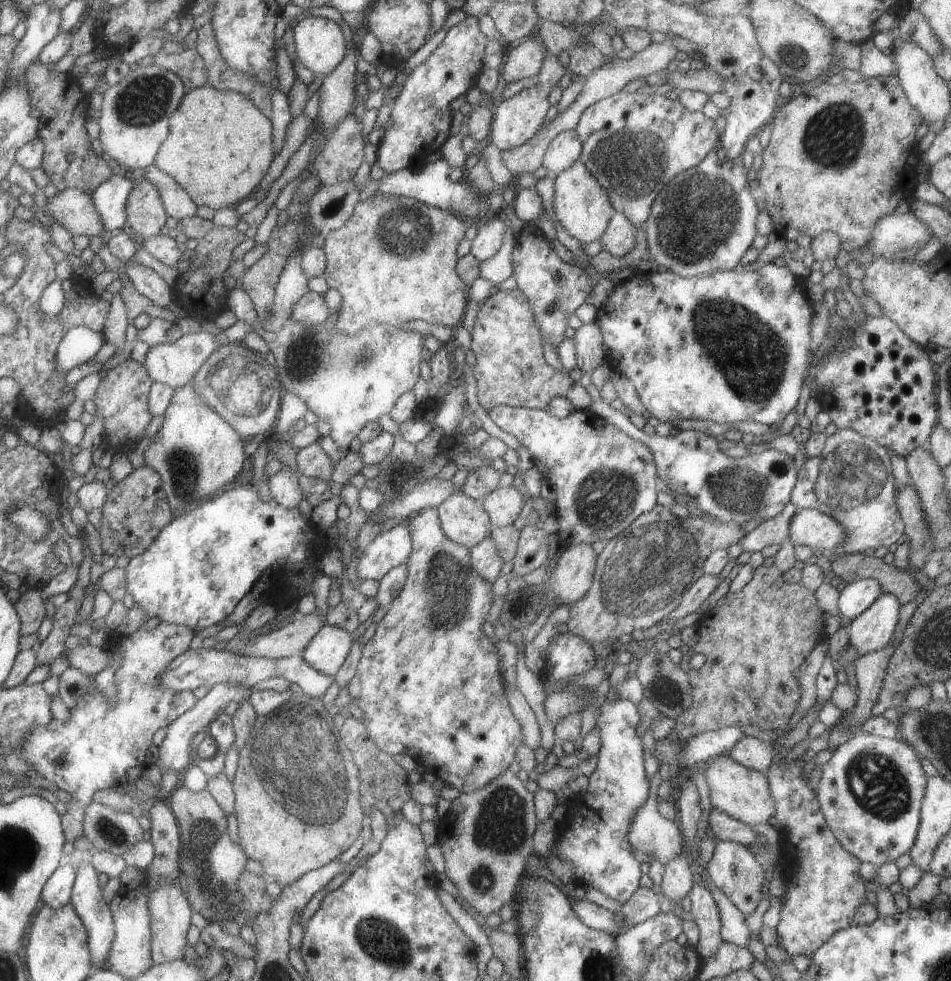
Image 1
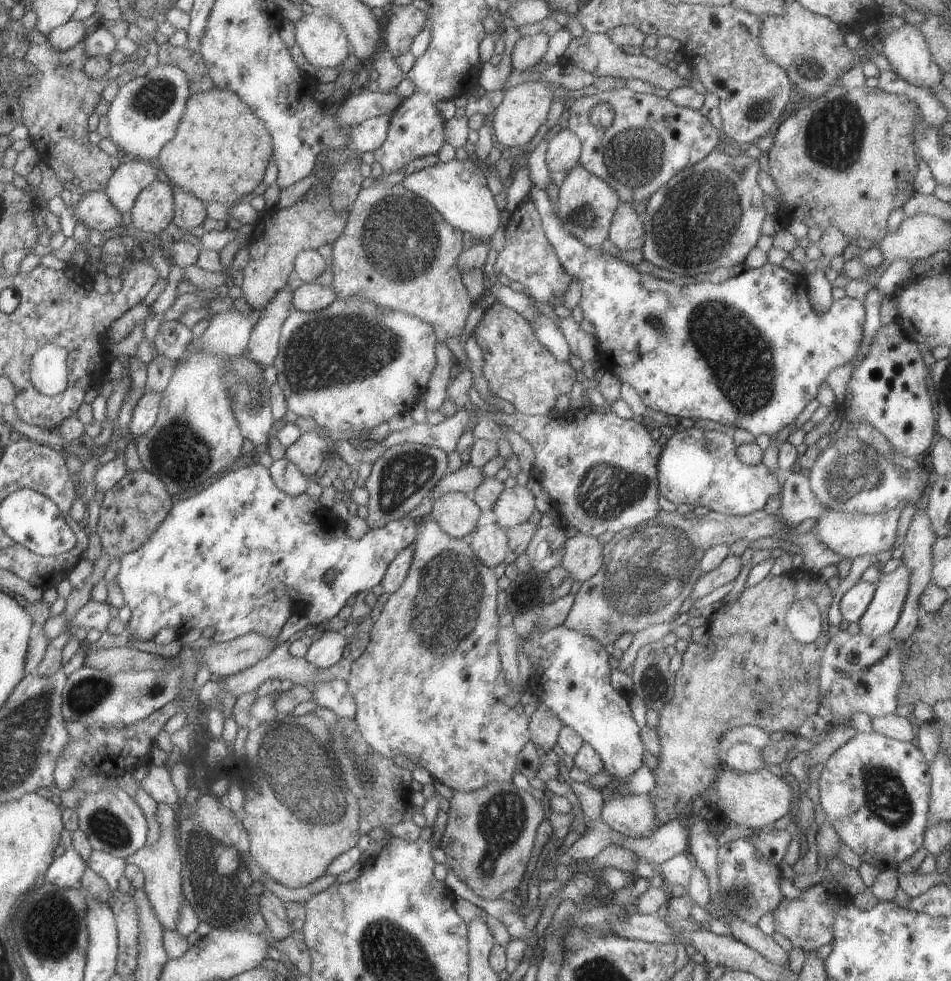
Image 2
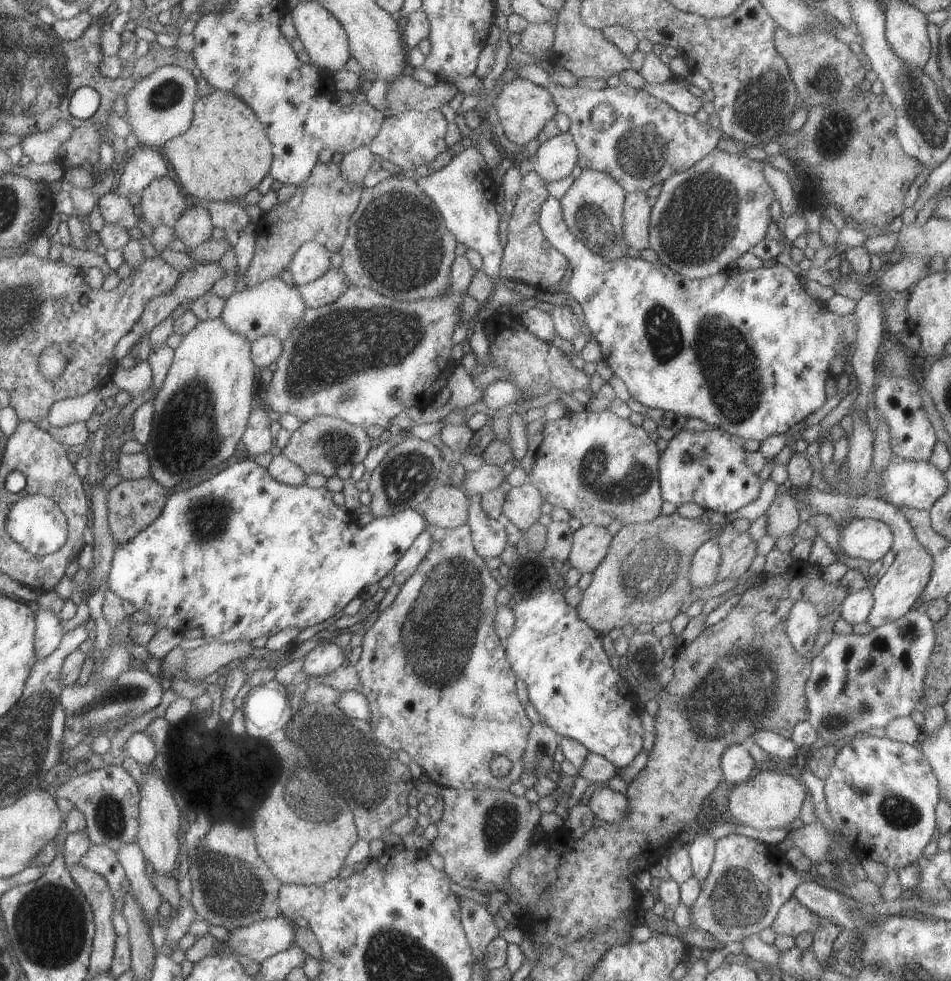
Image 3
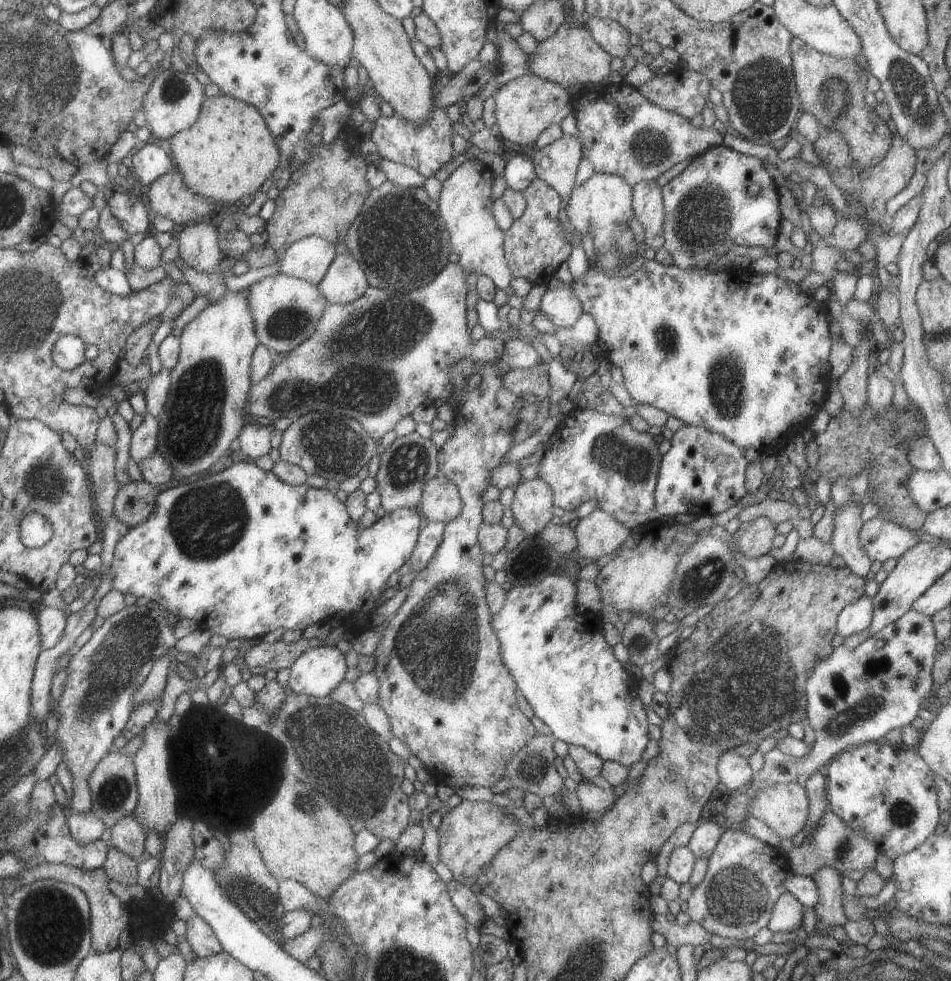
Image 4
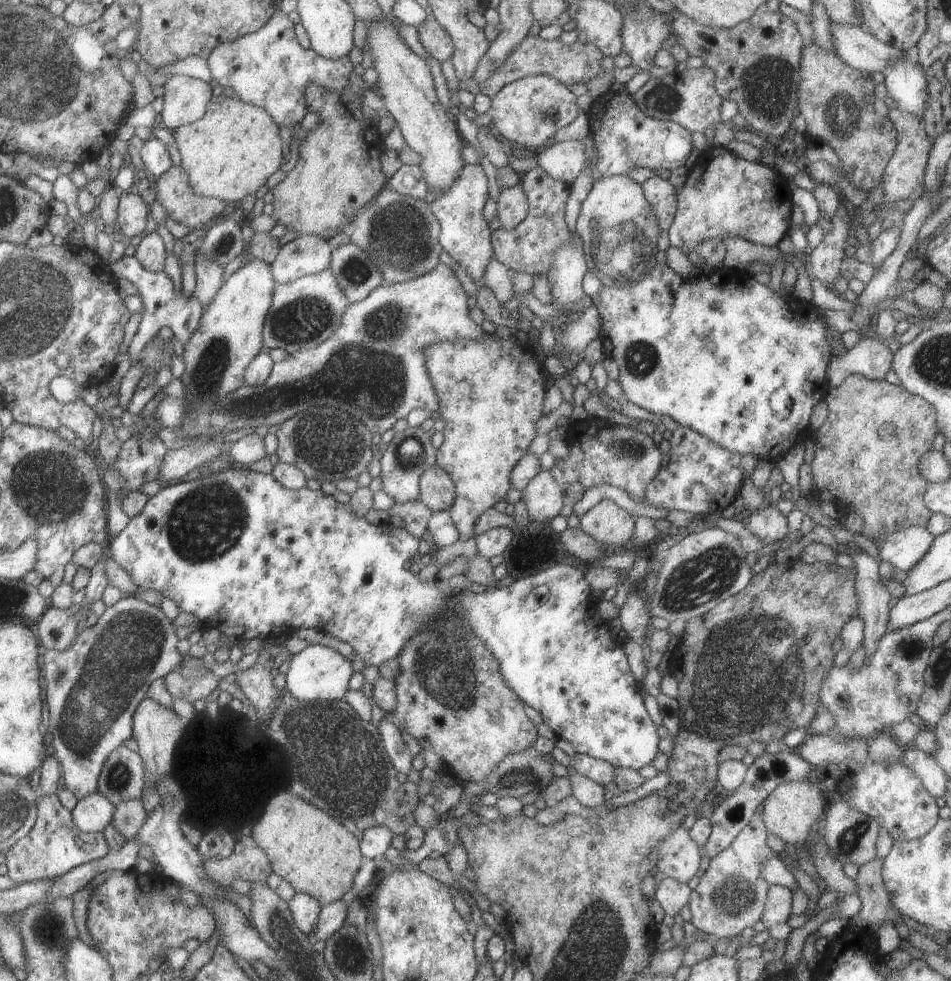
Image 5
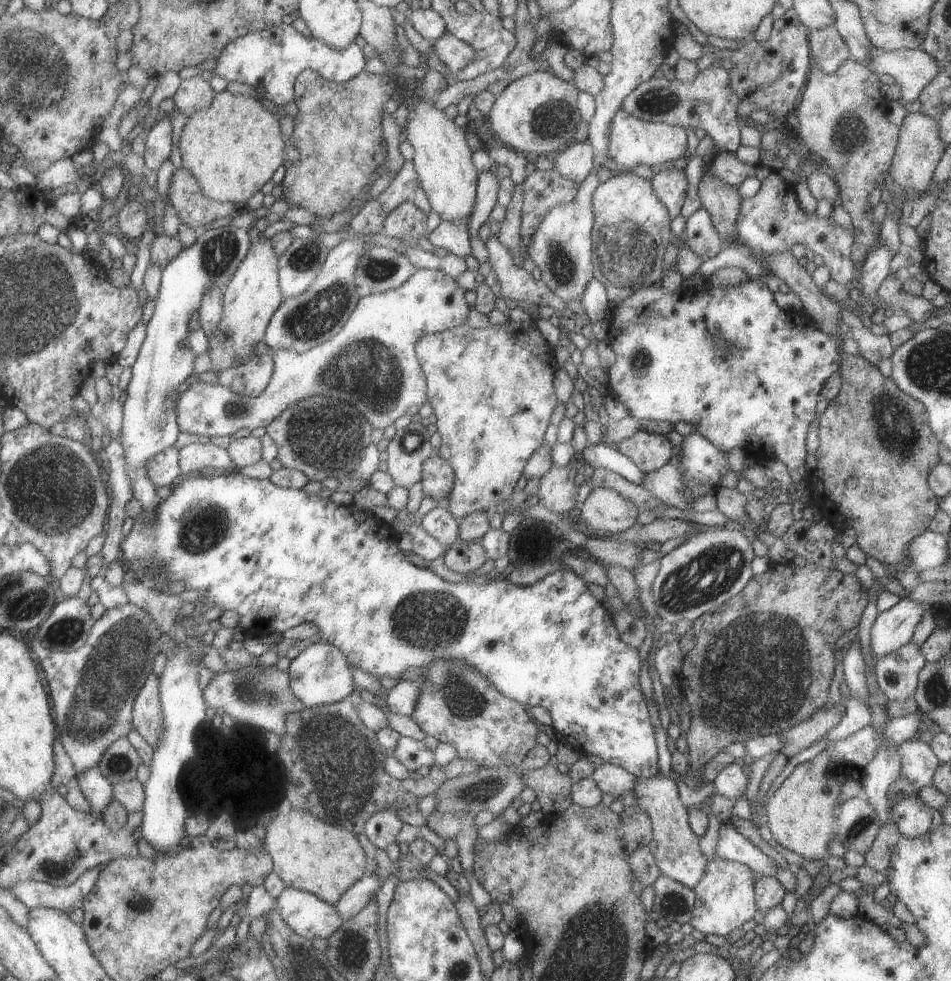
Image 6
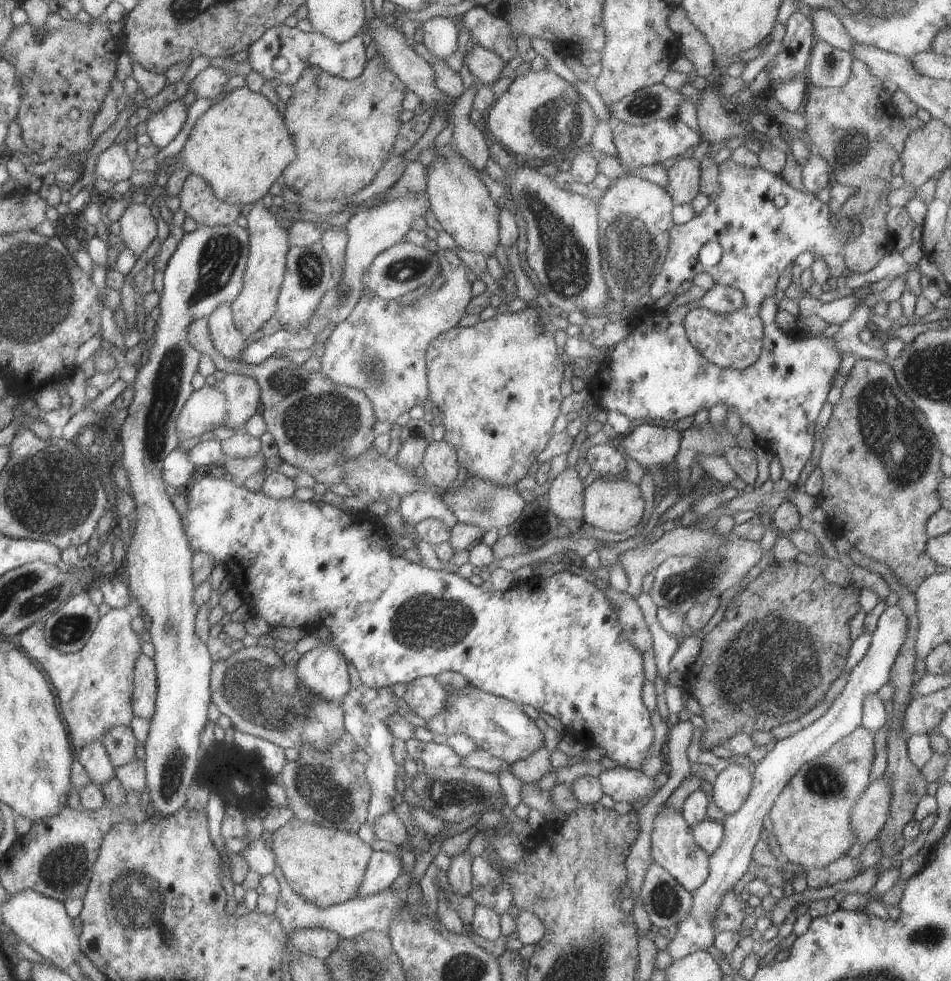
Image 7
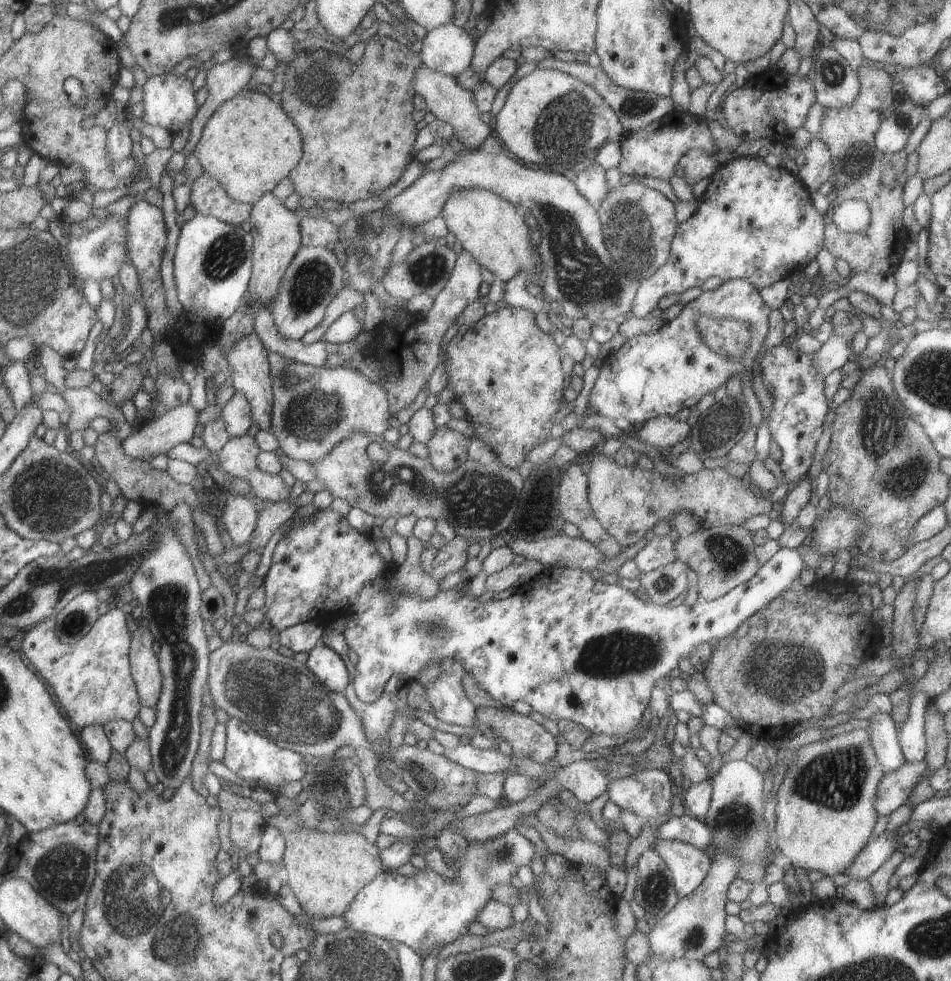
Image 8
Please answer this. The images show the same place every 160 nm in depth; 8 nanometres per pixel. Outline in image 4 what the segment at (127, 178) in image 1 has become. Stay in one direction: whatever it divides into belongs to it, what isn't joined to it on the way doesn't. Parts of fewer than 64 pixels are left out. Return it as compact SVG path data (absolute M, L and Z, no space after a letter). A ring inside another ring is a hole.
M146 144L137 147L130 159L140 187L147 187L158 176L173 168L172 159L166 146Z

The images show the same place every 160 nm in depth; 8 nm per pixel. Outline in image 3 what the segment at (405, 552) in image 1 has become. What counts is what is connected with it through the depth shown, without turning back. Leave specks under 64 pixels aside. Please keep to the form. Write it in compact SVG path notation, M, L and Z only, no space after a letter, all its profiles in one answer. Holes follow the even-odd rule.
M243 459L231 464L209 480L205 480L187 492L176 492L167 497L159 516L153 522L139 531L129 542L117 543L112 554L112 565L107 575L108 587L121 599L130 602L136 611L147 614L146 623L153 624L156 631L169 628L177 633L191 628L201 628L205 642L215 641L228 643L229 641L252 641L260 636L268 636L279 632L281 628L296 626L307 628L326 618L333 616L338 608L353 600L362 588L379 582L391 572L395 563L403 552L415 540L415 537L425 530L429 530L426 520L419 510L405 509L386 517L373 518L365 526L357 524L355 517L348 514L342 507L337 507L332 501L333 493L325 487L311 488L308 485L292 487L277 482L262 466L255 461Z

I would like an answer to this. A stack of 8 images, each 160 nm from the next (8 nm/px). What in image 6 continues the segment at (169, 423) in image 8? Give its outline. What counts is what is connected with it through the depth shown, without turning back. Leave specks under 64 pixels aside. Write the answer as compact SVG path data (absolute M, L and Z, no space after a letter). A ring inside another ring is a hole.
M416 269L397 288L359 297L341 330L326 343L314 346L302 353L274 349L274 369L267 386L254 397L244 397L219 383L195 381L180 391L175 405L178 430L196 436L229 436L240 428L253 430L266 426L293 403L321 395L354 406L371 425L383 430L399 416L412 417L427 400L426 378L417 360L414 344L419 337L465 324L470 307L465 303L466 290L453 277L434 269Z

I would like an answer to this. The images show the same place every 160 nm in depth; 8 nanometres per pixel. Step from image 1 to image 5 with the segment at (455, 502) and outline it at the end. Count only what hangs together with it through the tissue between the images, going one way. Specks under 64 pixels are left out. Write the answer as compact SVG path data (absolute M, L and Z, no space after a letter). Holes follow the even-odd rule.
M429 466L417 479L420 498L425 508L432 512L448 511L455 500L453 482L439 466Z

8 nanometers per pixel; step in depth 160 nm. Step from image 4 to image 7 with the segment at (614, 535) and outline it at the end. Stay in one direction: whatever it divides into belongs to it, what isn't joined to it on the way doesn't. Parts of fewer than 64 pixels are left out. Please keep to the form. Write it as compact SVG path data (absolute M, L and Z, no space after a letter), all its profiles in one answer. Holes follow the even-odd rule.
M594 479L586 486L583 493L582 513L583 520L595 528L609 532L623 532L635 526L641 520L643 514L643 498L641 493L626 479L608 480Z

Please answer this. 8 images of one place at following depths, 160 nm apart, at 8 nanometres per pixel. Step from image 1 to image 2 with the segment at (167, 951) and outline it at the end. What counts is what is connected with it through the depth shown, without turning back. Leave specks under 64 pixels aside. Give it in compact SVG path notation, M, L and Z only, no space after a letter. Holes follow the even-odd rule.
M156 803L155 816L159 823L160 833L158 839L152 844L141 847L133 854L125 857L126 864L135 865L144 876L142 889L148 898L150 908L153 909L157 922L162 930L173 931L177 926L180 908L184 905L184 892L182 891L183 876L180 874L180 846L177 840L176 812L165 803Z

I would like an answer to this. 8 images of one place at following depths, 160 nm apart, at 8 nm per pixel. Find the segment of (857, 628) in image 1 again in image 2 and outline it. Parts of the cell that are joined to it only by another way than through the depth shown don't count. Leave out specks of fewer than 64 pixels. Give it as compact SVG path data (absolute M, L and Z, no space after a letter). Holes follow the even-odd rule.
M903 562L892 572L878 577L873 598L858 620L859 633L874 639L890 632L898 623L909 577Z

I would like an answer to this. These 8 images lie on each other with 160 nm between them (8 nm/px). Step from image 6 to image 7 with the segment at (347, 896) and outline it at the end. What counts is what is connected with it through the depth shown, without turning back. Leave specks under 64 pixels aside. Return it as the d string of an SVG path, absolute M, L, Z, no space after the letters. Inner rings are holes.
M373 851L356 888L355 897L364 897L384 891L401 873L399 856L385 851Z

